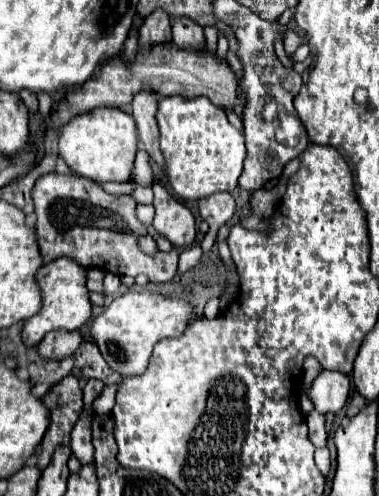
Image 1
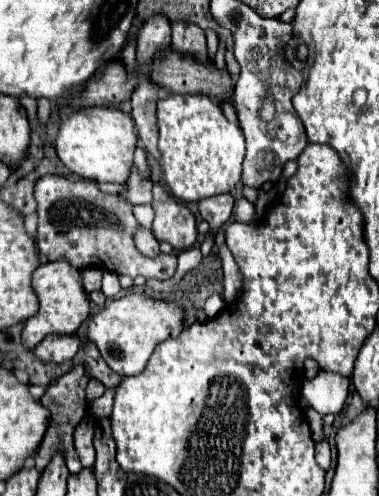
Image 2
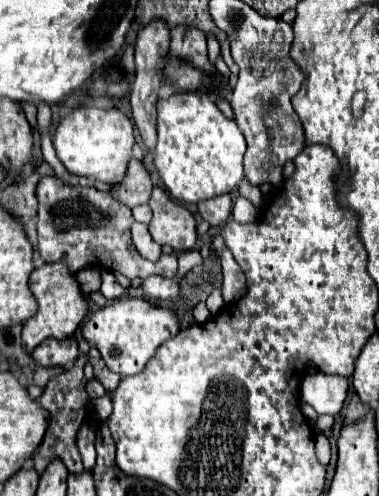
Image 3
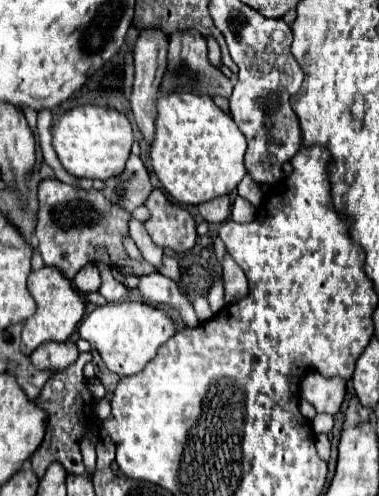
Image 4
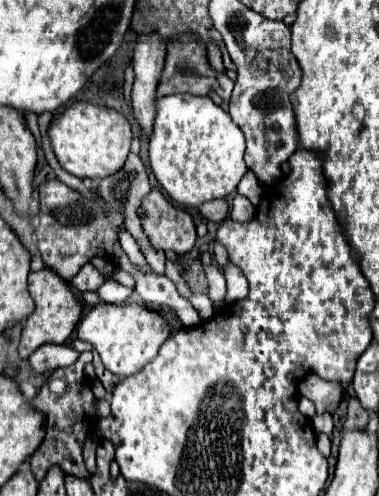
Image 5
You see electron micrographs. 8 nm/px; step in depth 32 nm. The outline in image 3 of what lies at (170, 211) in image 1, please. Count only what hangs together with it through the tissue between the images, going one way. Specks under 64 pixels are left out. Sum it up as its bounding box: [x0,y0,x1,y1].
[148,188,196,252]

